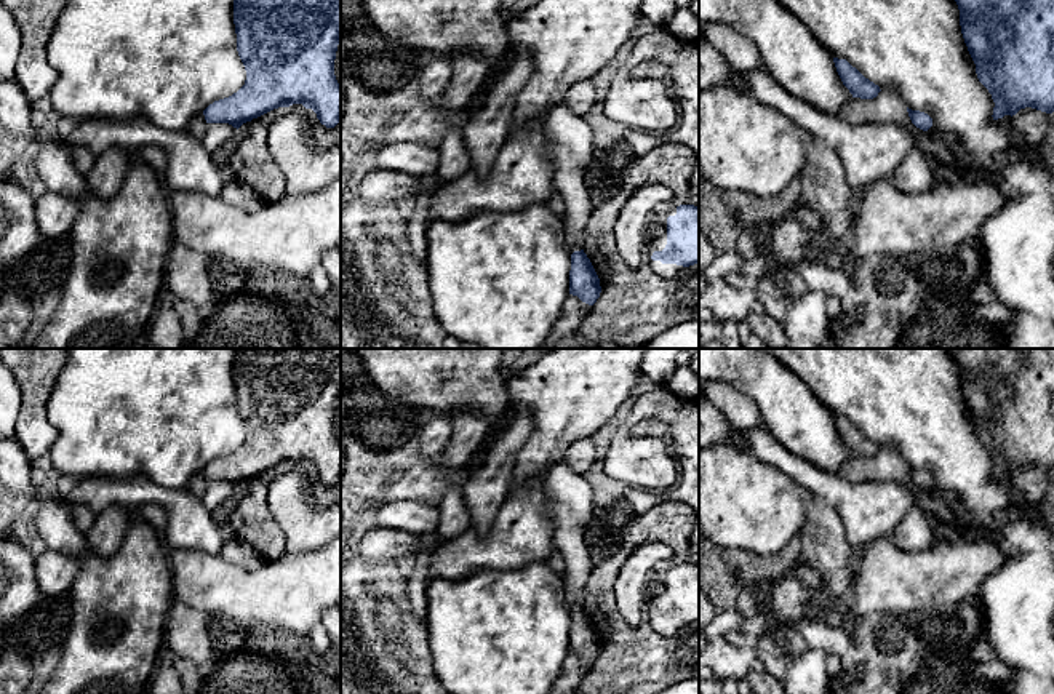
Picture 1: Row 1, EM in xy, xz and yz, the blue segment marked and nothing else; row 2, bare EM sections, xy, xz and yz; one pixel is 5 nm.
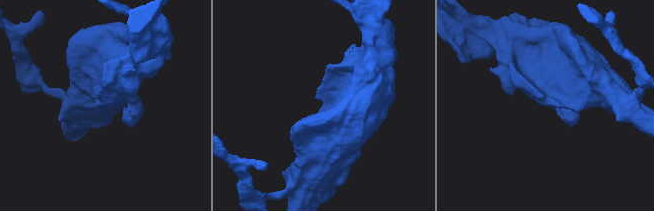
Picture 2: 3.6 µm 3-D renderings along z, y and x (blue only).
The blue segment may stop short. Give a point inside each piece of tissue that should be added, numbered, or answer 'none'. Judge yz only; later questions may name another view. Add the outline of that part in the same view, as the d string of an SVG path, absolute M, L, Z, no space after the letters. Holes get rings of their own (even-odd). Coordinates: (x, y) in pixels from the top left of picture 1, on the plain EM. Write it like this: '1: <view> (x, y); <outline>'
none

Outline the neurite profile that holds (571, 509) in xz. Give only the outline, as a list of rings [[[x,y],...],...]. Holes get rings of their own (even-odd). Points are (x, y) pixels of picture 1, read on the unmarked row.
[[[560,459],[544,475],[552,544],[565,561],[565,598],[569,614],[584,606],[584,590],[597,555],[585,545],[585,529],[597,518],[593,489],[585,475]]]

